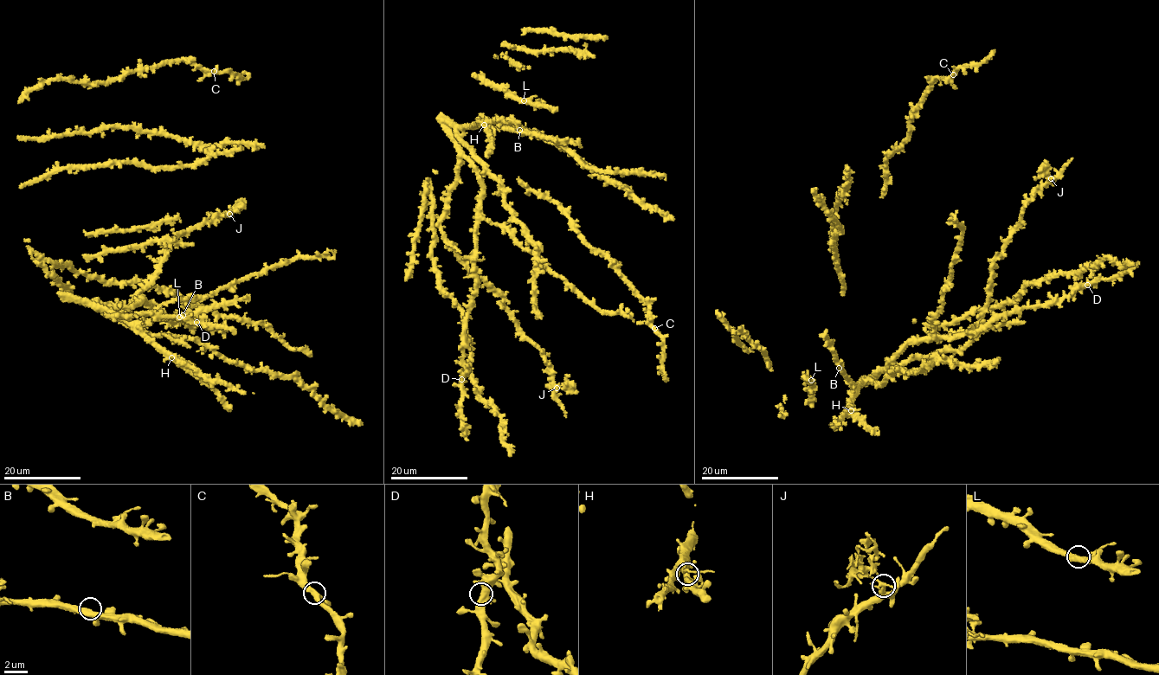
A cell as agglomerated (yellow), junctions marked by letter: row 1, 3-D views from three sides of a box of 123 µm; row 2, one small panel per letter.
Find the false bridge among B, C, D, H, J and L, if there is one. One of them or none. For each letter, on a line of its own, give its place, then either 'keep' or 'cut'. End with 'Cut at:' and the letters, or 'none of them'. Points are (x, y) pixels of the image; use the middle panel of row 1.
B: (519, 130) | keep
C: (654, 328) | keep
D: (461, 379) | keep
H: (484, 125) | keep
J: (556, 388) | cut
L: (524, 100) | keep
Cut at: J

